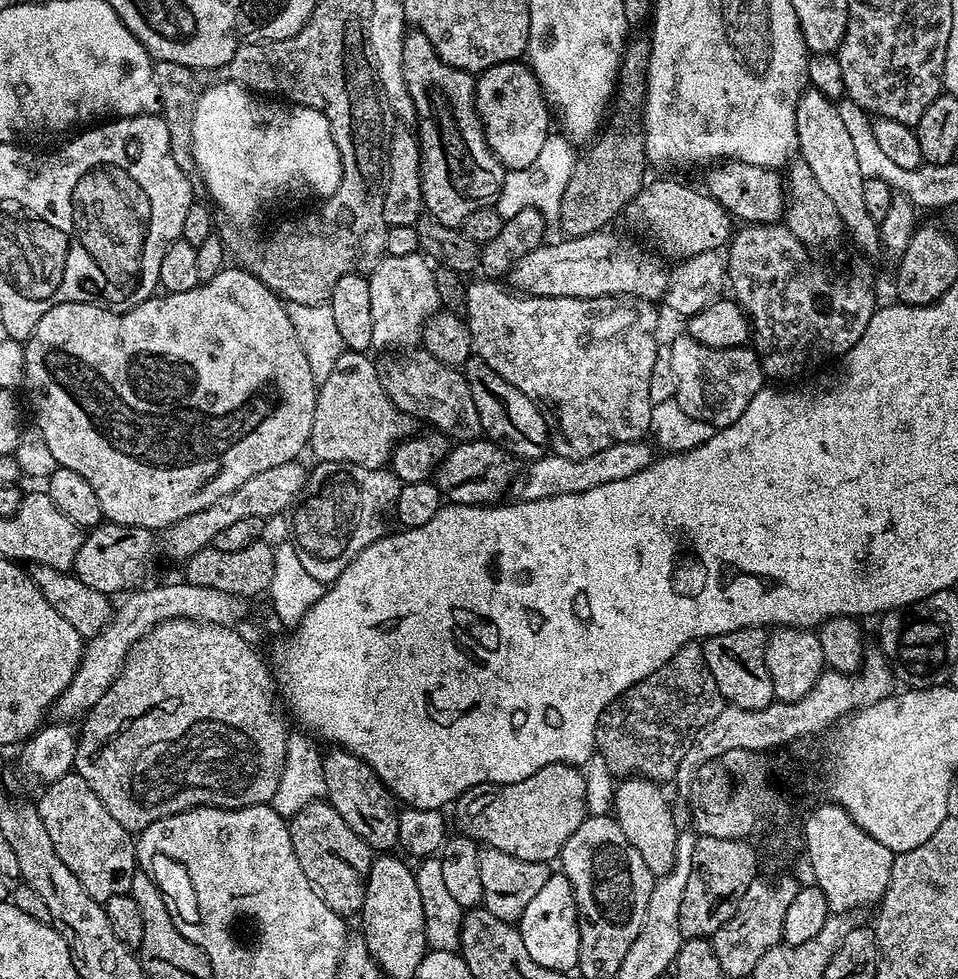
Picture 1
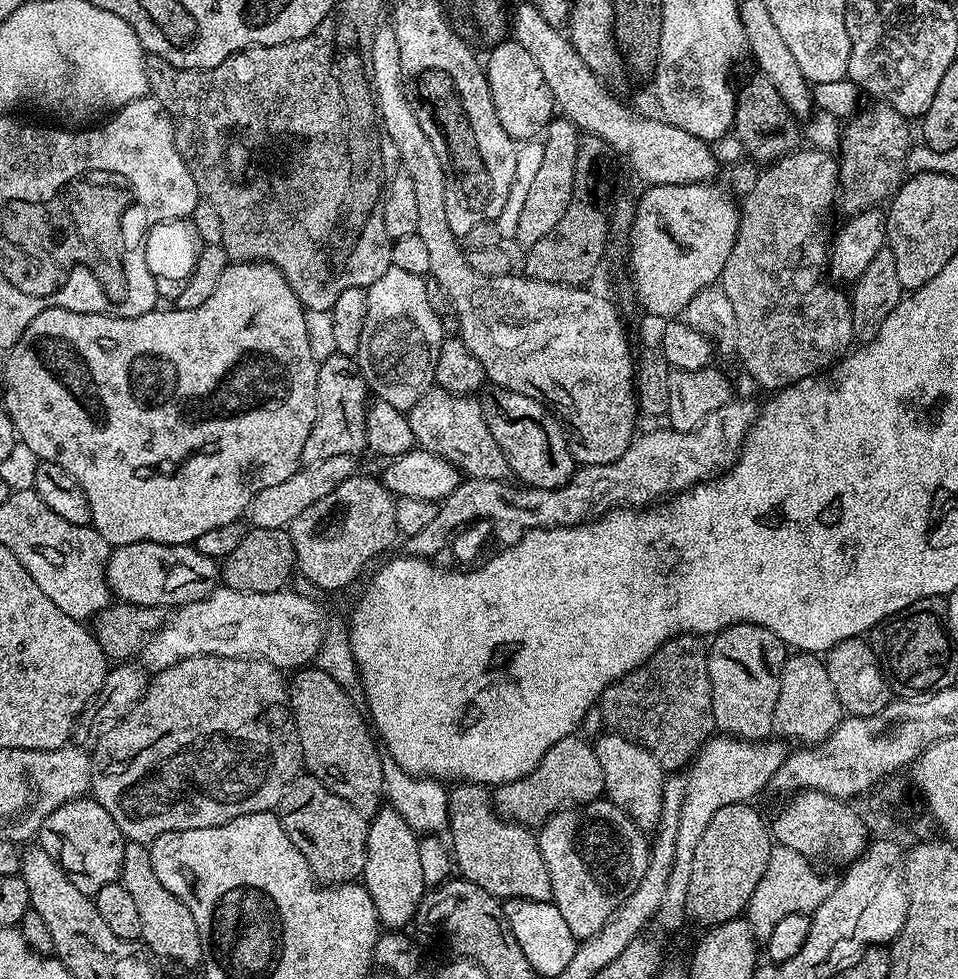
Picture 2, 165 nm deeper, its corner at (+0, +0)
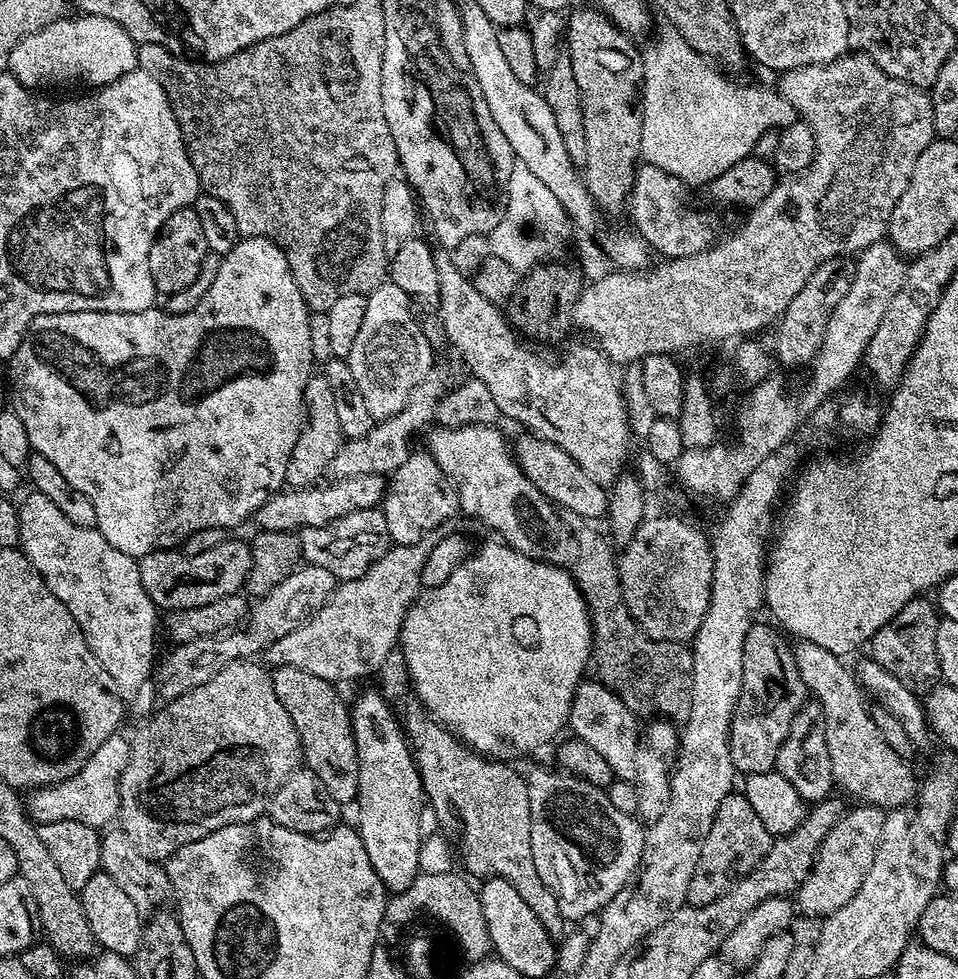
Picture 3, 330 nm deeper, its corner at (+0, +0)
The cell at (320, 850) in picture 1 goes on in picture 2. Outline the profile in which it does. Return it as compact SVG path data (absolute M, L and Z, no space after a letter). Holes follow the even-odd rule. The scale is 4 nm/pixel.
M311 774L295 776L290 782L290 786L286 786L286 790L282 794L278 805L278 815L282 830L286 830L290 842L294 842L294 846L300 851L302 858L306 858L312 875L321 885L347 884L363 877L368 853L366 838L368 837L369 821L362 814L358 814L358 810L354 810L354 806L350 806L350 802L338 798L338 794L329 790L319 778Z

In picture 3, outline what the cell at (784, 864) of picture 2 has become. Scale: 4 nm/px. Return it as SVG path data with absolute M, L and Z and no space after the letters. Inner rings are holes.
M871 806L852 807L840 817L839 822L830 830L830 834L826 834L810 874L794 893L795 907L799 911L801 908L808 916L823 918L846 906L846 902L850 902L850 898L858 894L866 874L870 874L870 866L874 866L874 854L882 838L885 809Z

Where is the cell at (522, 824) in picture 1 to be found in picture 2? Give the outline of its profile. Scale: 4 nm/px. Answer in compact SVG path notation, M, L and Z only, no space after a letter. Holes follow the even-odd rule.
M580 734L562 738L562 742L554 742L554 746L546 750L542 762L538 762L530 774L509 784L499 785L491 793L492 803L504 819L533 830L539 829L565 806L588 804L603 796L604 775L602 766L598 766L596 749L589 741L587 744Z

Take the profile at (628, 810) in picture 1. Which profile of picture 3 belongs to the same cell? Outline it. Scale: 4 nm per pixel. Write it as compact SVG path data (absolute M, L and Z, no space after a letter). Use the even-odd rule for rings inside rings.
M595 678L585 679L576 687L567 727L570 732L572 728L571 735L575 739L594 746L594 750L602 754L617 781L635 781L636 768L642 757L642 724L636 713L628 709L626 702L618 698L618 694L611 692Z

